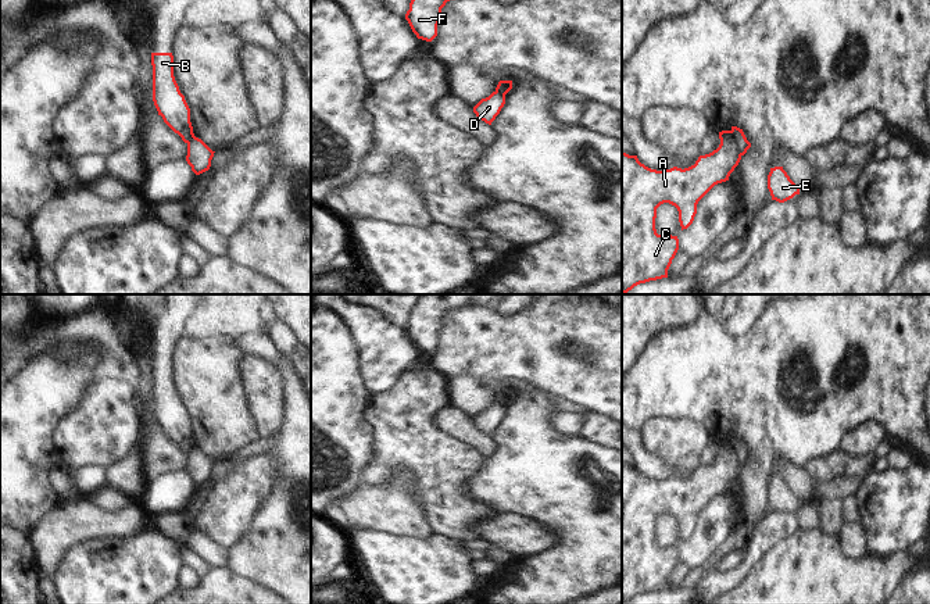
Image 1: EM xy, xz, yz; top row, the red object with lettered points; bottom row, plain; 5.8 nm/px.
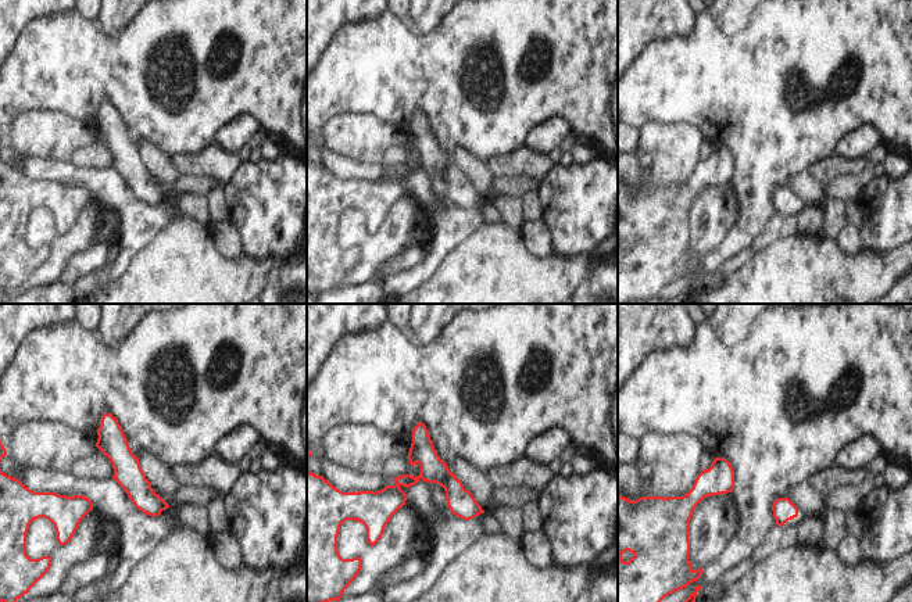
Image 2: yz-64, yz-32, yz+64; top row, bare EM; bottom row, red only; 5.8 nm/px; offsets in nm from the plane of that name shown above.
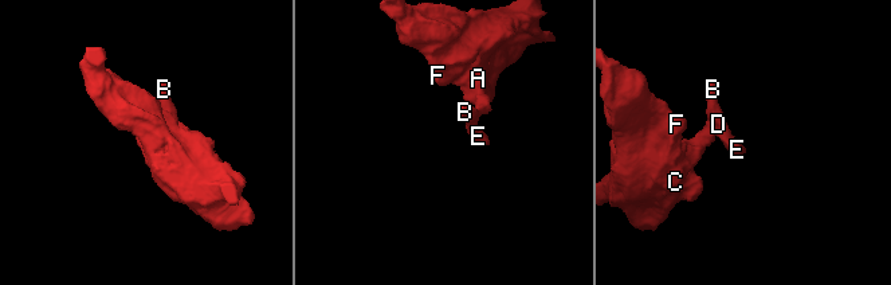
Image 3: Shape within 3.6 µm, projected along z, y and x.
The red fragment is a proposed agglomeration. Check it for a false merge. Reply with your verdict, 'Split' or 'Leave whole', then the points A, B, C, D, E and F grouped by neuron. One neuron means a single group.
Split. Groups: A C F / B D E

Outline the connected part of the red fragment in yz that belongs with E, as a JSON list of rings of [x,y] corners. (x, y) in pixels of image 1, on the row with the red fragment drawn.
[[[783,167],[770,168],[768,175],[768,189],[772,200],[784,203],[800,194],[800,187],[790,179]]]

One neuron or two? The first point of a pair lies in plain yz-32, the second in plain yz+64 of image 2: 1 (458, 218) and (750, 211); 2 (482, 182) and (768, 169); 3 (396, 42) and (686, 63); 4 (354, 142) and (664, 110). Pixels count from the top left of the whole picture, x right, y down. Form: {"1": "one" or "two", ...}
{"1": "two", "2": "two", "3": "one", "4": "two"}

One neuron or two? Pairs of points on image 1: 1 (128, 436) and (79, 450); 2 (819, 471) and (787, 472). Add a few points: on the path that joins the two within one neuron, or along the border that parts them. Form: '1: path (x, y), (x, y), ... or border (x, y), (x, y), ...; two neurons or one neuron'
1: path (115, 436), (92, 438); one neuron
2: border (804, 470), (814, 482); two neurons

